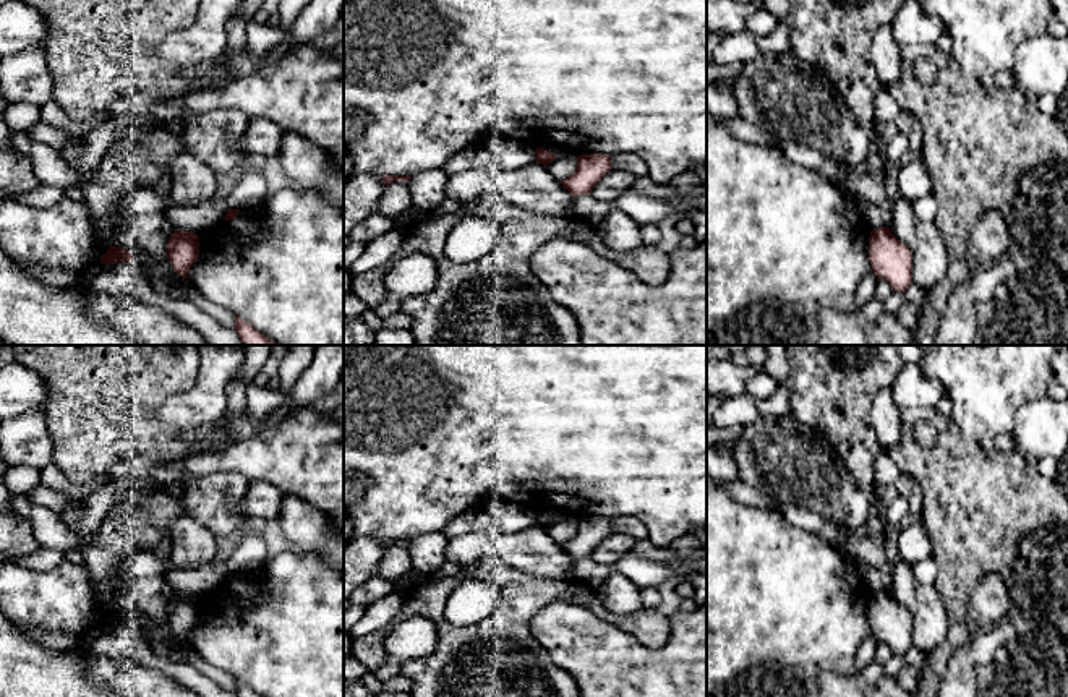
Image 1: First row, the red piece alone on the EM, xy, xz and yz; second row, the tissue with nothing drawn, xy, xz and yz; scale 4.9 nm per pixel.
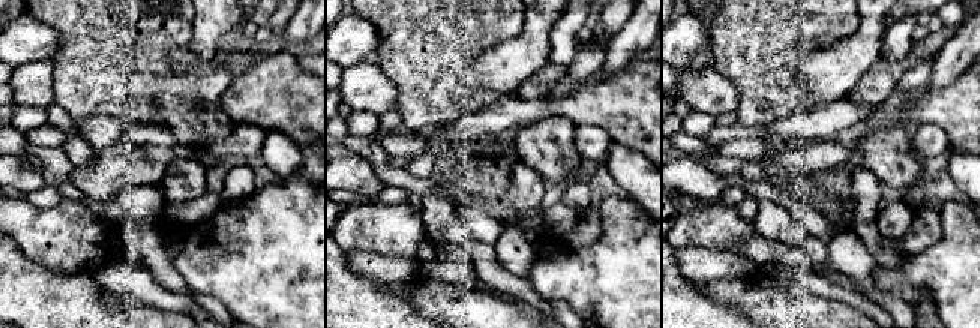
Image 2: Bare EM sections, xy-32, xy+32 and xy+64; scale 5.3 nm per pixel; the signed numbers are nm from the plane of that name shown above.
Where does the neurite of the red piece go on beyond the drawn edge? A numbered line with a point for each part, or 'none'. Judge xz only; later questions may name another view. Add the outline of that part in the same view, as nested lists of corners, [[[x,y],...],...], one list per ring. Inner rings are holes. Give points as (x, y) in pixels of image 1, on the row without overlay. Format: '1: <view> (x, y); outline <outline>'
none

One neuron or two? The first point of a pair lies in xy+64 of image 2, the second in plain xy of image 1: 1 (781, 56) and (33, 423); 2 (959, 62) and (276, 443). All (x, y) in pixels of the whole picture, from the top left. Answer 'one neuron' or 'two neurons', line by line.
1: two neurons
2: two neurons

